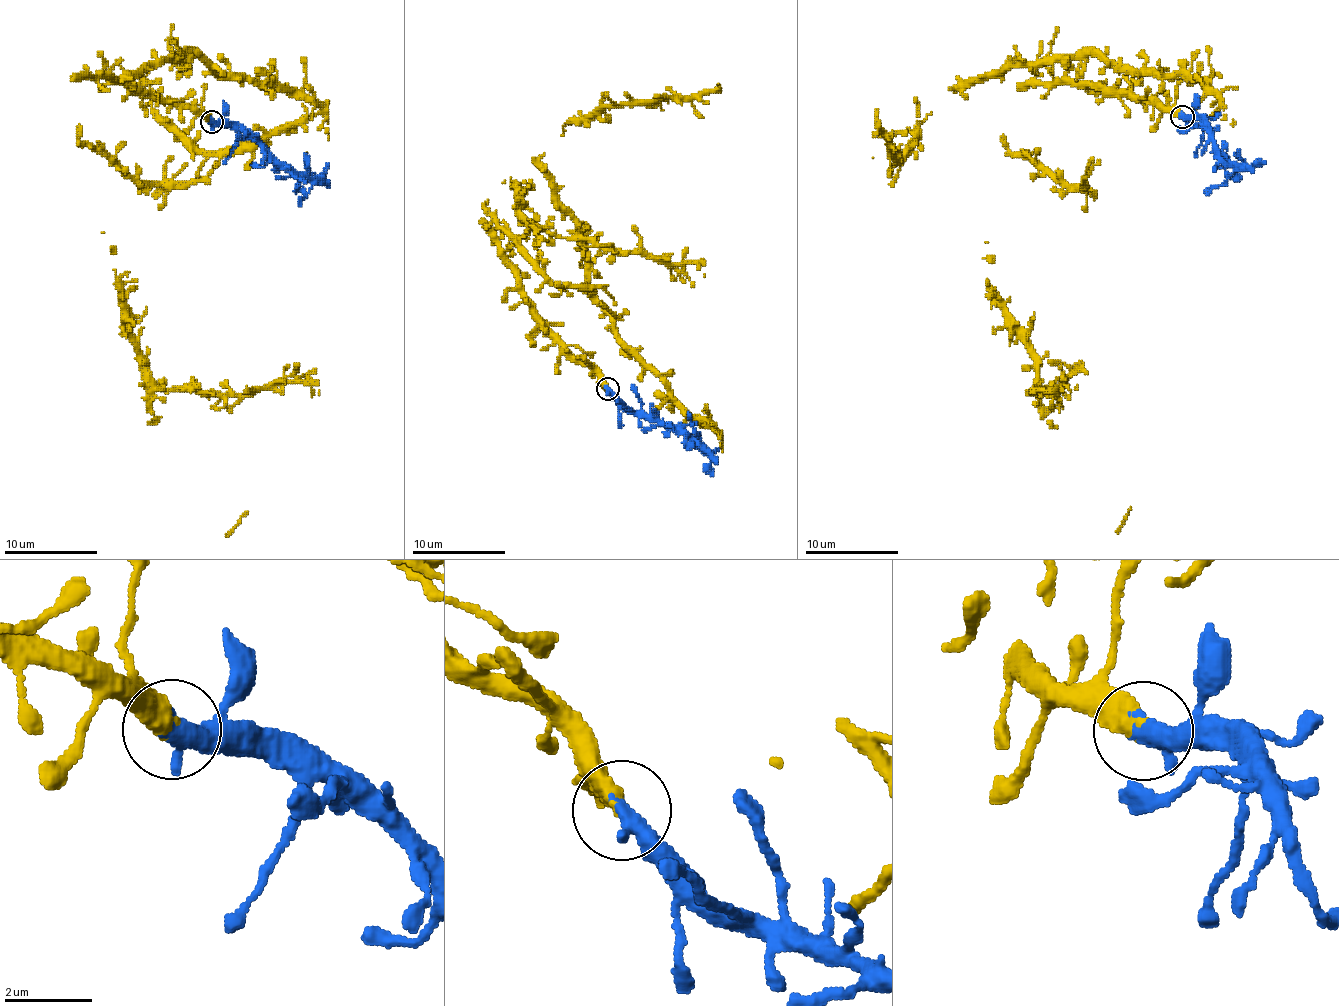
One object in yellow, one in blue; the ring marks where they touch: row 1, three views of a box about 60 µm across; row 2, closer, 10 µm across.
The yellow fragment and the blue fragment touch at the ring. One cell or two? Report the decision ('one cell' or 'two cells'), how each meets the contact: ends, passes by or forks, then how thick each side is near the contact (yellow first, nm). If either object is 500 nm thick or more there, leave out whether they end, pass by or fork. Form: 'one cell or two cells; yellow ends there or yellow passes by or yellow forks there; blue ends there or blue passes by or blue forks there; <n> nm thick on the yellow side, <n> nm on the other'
one cell; yellow ends there; blue ends there; 480 nm thick on the yellow side, 460 nm on the other

